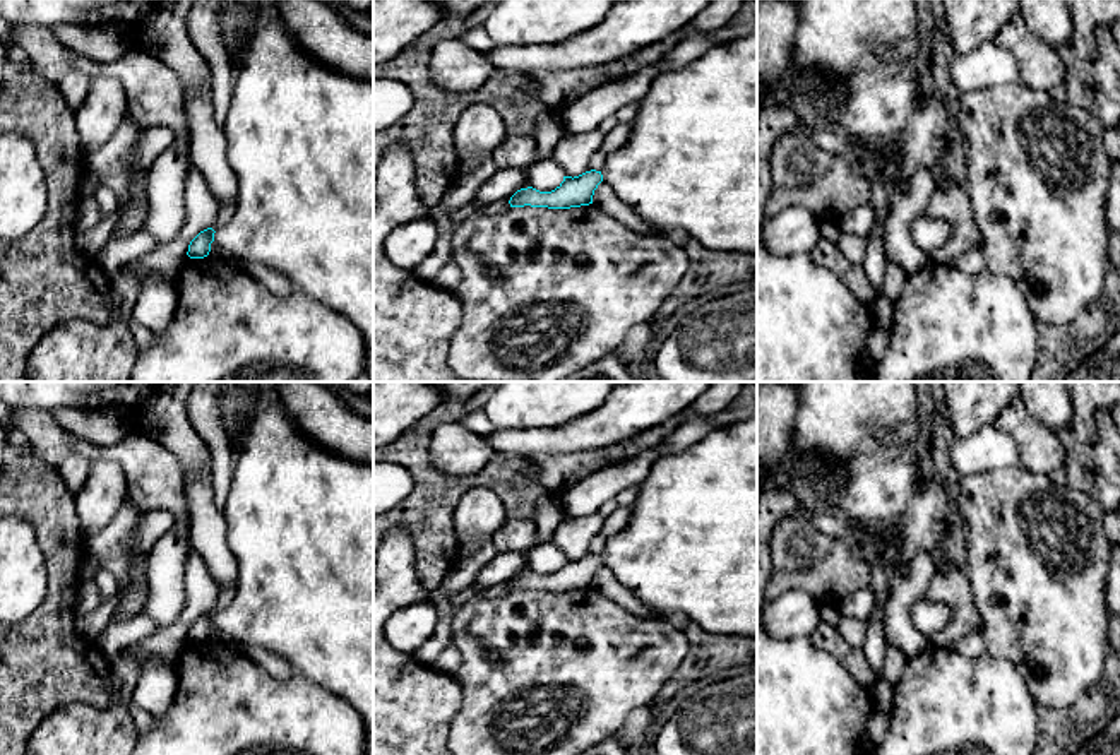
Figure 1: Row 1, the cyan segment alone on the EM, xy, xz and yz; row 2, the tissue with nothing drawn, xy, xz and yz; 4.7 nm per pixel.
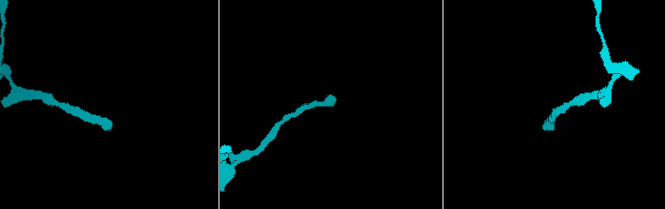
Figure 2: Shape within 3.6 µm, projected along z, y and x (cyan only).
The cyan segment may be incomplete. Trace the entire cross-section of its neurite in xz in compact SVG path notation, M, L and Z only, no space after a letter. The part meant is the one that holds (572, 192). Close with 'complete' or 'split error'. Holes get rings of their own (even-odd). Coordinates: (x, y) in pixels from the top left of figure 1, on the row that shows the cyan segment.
M757 33L656 75L630 127L627 144L606 158L601 171L563 176L551 192L521 188L510 207L589 205L605 180L659 233L685 229L709 250L757 253Z | split error

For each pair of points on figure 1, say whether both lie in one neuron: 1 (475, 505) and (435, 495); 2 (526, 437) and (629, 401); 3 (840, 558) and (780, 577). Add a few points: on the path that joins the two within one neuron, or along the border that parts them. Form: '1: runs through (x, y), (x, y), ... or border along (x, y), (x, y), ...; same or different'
1: border along (490, 488), (470, 488), (459, 500), (456, 541); different
2: runs through (552, 439), (567, 439), (603, 427); same
3: runs through (824, 574), (819, 579), (795, 579); same

